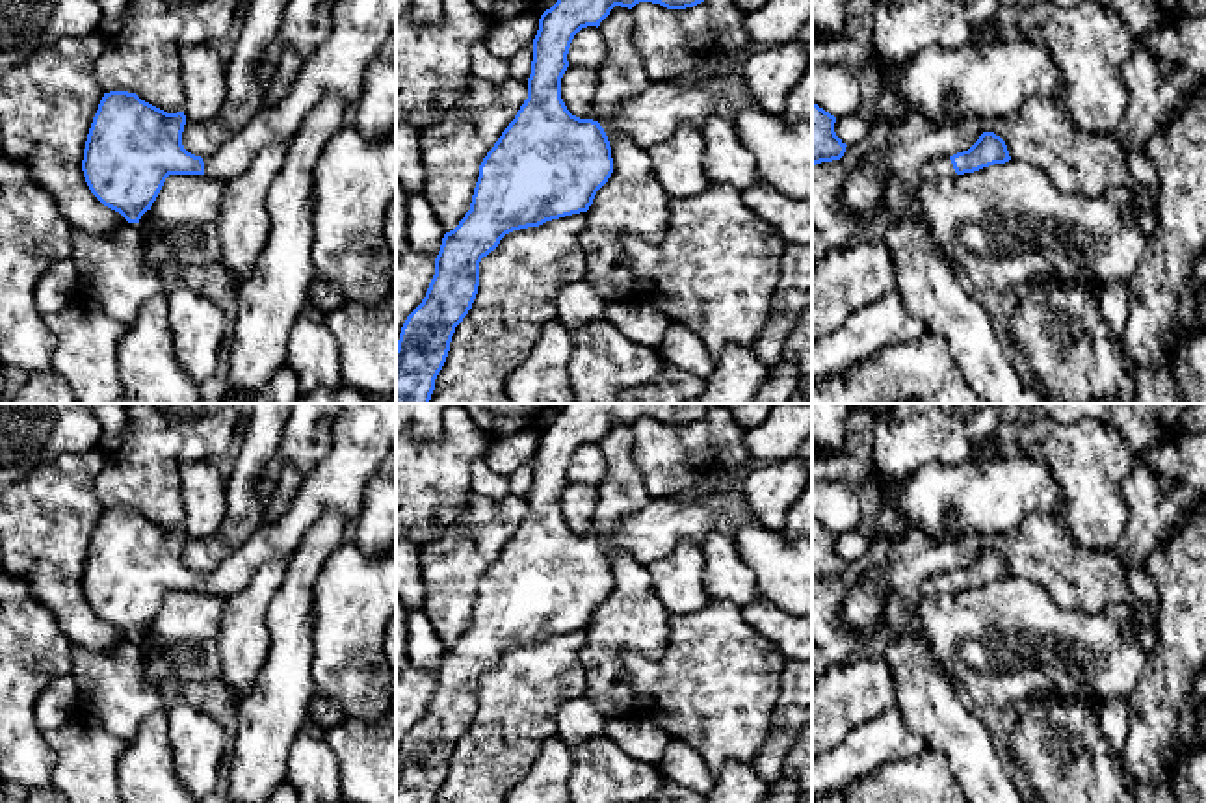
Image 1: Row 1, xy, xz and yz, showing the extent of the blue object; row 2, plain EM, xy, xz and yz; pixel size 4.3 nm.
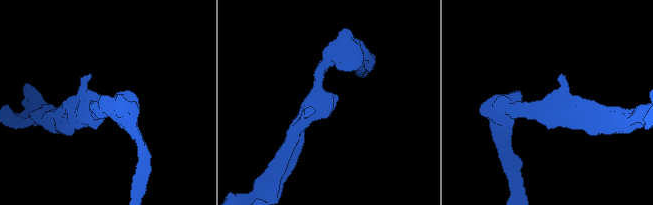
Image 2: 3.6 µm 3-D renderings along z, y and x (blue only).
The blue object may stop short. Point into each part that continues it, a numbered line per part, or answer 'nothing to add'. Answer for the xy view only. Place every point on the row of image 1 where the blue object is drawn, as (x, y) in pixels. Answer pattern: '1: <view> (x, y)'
1: xy (361, 30)

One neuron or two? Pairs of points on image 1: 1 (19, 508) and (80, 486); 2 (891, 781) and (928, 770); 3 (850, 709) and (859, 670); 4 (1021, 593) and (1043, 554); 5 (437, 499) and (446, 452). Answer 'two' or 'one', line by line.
1: one
2: one
3: one
4: two
5: one

